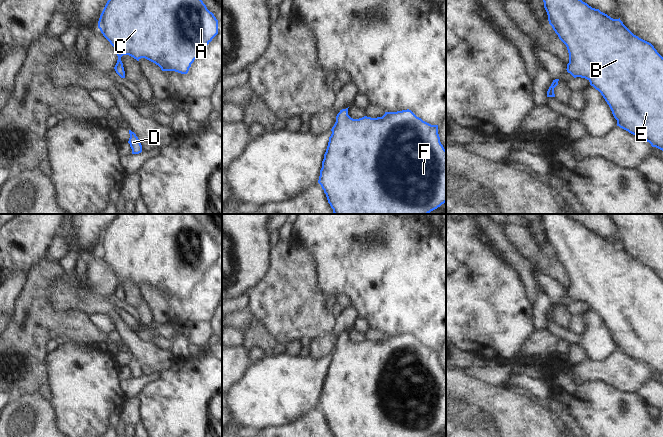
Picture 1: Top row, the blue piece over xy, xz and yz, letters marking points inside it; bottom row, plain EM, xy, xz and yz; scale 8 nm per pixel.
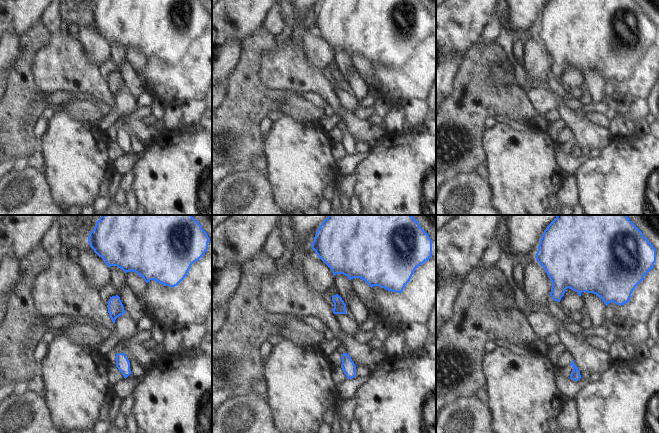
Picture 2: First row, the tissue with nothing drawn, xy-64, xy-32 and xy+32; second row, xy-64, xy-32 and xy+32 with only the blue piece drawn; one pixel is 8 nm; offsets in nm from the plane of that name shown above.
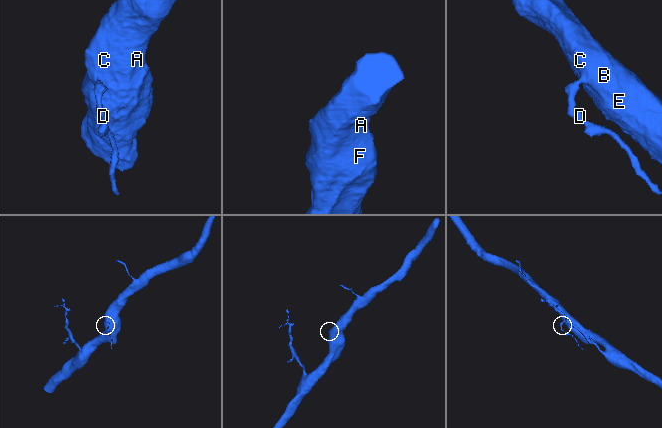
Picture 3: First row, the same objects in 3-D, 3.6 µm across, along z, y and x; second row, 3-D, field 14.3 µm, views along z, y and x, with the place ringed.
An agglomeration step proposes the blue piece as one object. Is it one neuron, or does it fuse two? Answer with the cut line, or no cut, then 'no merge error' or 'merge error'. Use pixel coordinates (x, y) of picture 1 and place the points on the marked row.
no cut | no merge error

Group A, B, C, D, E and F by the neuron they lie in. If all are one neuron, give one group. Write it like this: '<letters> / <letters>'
A B C D E F

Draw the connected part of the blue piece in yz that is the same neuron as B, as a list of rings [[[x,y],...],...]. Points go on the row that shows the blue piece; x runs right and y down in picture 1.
[[[543,0],[552,26],[569,53],[567,72],[585,78],[609,105],[617,126],[663,151],[663,57],[654,46],[634,35],[619,19],[613,19],[582,0]]]

